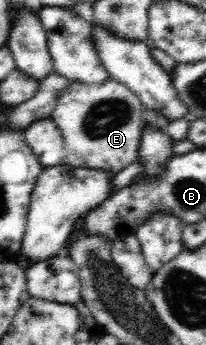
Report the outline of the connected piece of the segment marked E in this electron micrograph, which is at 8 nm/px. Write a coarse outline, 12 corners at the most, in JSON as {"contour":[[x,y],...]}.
{"contour":[[116,78],[70,85],[51,117],[66,164],[112,179],[149,109]]}

